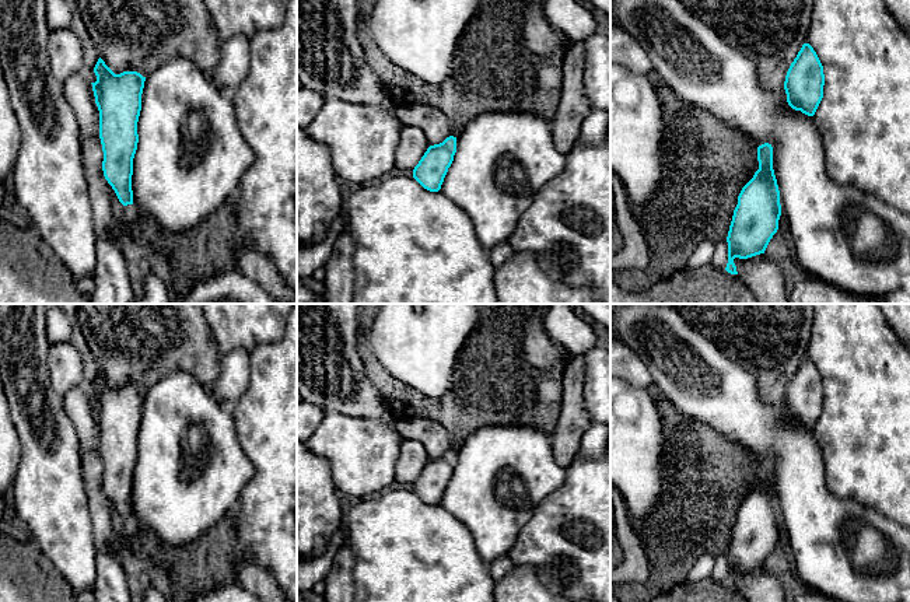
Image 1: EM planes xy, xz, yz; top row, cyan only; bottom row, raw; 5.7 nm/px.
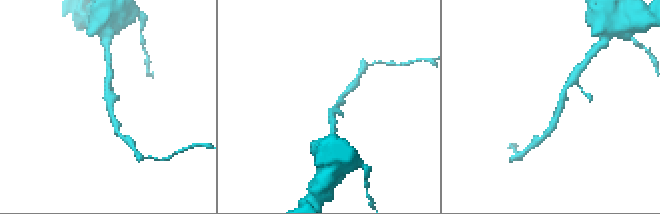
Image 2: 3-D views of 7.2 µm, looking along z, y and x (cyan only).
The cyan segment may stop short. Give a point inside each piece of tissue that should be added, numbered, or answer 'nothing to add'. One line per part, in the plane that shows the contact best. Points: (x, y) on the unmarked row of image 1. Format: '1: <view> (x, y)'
nothing to add

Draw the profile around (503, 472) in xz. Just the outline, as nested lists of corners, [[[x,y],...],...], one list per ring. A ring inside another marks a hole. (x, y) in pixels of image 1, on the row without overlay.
[[[529,426],[483,427],[456,451],[456,466],[440,505],[469,528],[477,553],[490,564],[508,554],[535,508],[566,476],[567,468],[557,465],[545,431]]]

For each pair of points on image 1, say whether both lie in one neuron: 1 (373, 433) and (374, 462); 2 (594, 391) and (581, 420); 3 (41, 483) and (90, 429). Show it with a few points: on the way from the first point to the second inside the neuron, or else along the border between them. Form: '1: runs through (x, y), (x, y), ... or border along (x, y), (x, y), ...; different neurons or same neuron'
1: runs through (373, 440), (373, 455); same neuron
2: border along (585, 375), (584, 405), (591, 422); different neurons
3: border along (65, 410), (74, 427), (81, 450); different neurons

